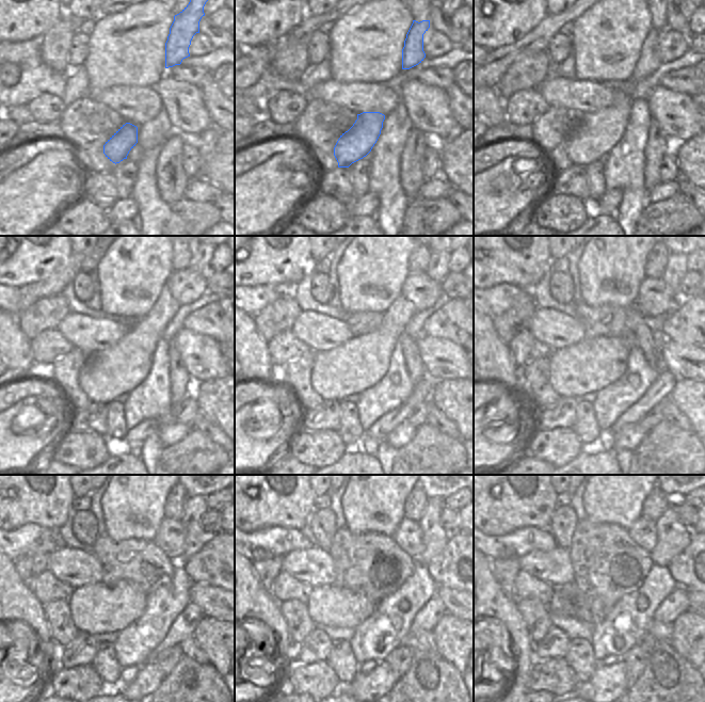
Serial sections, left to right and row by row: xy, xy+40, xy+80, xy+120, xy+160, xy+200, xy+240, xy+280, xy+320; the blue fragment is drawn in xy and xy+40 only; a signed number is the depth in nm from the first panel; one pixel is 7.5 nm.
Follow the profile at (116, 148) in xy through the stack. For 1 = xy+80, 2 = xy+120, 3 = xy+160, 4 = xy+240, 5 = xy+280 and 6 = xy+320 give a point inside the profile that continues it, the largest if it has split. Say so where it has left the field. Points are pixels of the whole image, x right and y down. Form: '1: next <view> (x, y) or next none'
1: next xy+80 (595, 133)
2: next xy+120 (107, 375)
3: next xy+160 (358, 364)
4: next xy+240 (98, 608)
5: next xy+280 (332, 605)
6: next xy+320 (567, 600)

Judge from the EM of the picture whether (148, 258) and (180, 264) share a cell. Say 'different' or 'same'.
different

